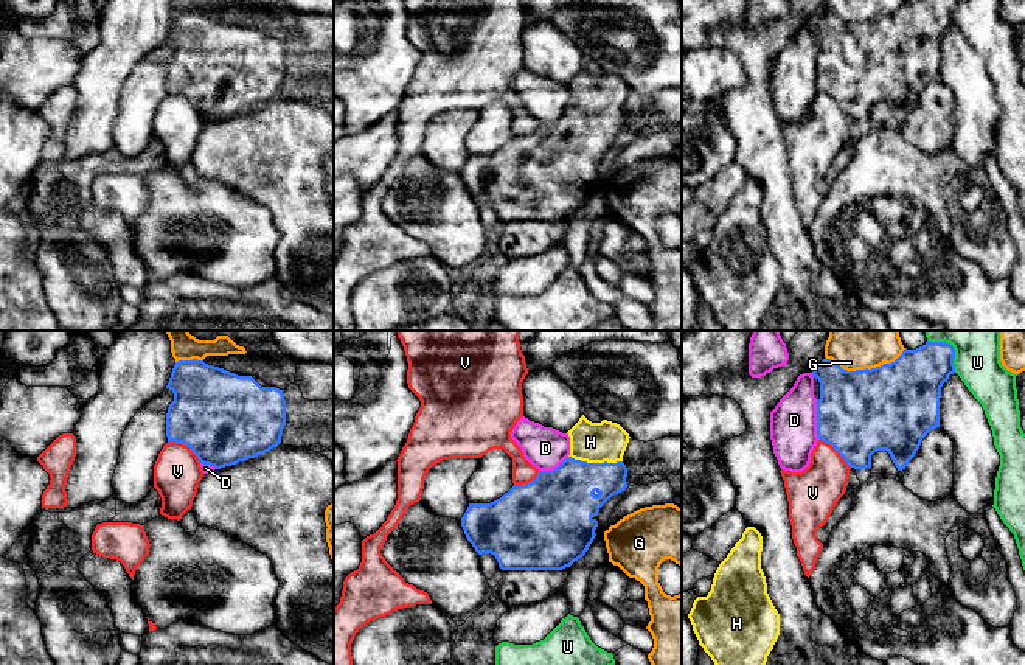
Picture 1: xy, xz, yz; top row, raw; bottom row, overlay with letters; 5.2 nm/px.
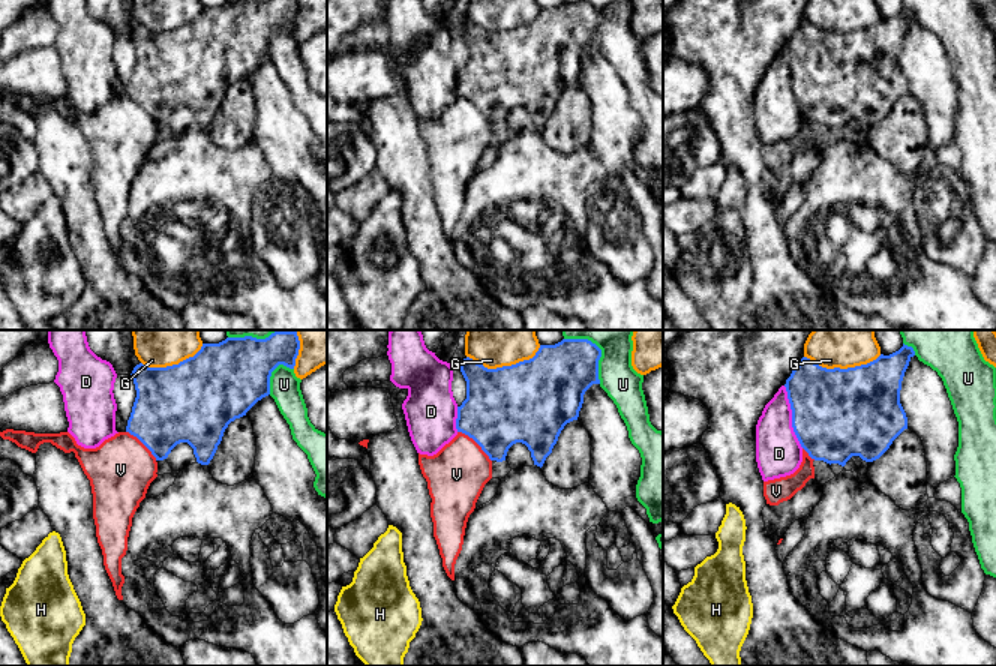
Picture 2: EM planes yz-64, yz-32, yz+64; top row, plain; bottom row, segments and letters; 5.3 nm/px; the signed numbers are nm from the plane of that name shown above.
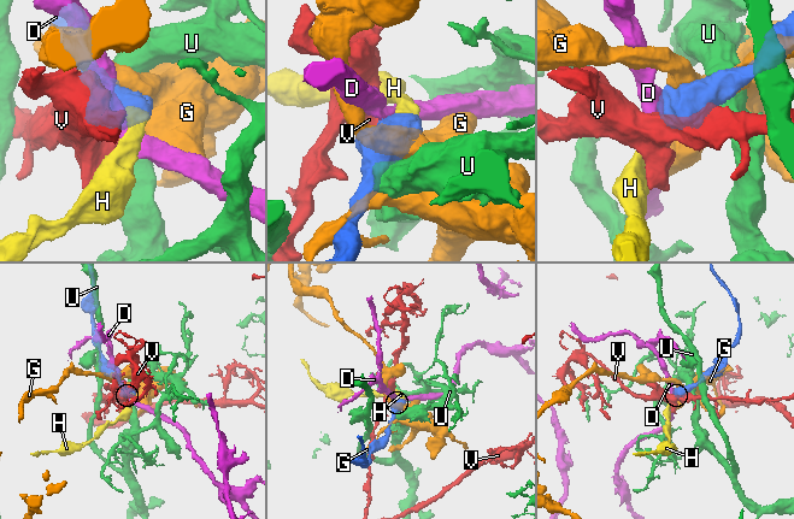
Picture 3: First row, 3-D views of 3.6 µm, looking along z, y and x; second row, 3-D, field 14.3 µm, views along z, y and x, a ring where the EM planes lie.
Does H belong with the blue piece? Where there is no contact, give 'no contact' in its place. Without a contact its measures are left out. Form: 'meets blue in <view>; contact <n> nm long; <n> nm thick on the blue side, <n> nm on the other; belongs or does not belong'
meets blue in xz; contact 280 nm long; 320 nm thick on the blue side, 200 nm on the other; belongs

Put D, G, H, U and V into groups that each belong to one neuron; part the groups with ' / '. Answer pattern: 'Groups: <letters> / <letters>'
Groups: D / G / H / U / V

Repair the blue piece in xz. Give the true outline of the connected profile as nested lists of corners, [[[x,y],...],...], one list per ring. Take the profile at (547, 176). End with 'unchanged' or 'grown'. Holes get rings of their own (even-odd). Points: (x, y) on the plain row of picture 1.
[[[584,67],[567,84],[570,89],[570,107],[553,123],[540,123],[526,137],[514,137],[500,151],[491,155],[469,155],[461,179],[467,193],[478,207],[495,208],[502,222],[562,222],[582,210],[593,194],[598,179],[595,171],[599,160],[615,146],[627,140],[627,120],[623,107],[629,95],[629,85],[617,75],[603,71],[592,75]]]; grown

